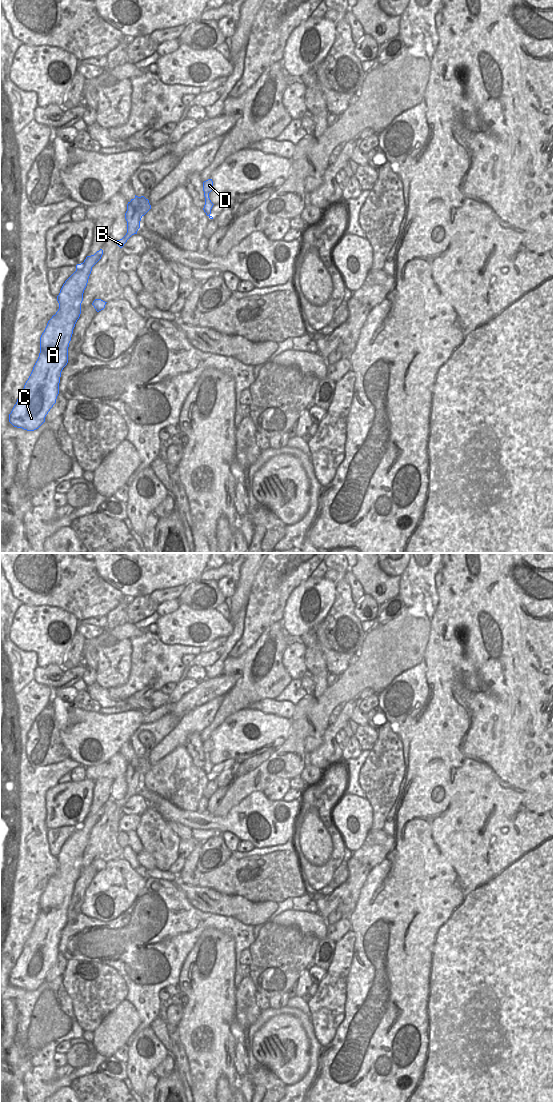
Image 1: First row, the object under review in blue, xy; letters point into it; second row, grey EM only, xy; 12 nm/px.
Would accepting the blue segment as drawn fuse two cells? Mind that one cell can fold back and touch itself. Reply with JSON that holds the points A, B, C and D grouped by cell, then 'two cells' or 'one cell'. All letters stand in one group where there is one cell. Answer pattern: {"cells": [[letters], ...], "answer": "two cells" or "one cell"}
{"cells": [["A", "B", "C", "D"]], "answer": "one cell"}

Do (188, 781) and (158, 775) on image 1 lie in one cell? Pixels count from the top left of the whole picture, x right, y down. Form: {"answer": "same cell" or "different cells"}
{"answer": "same cell"}

